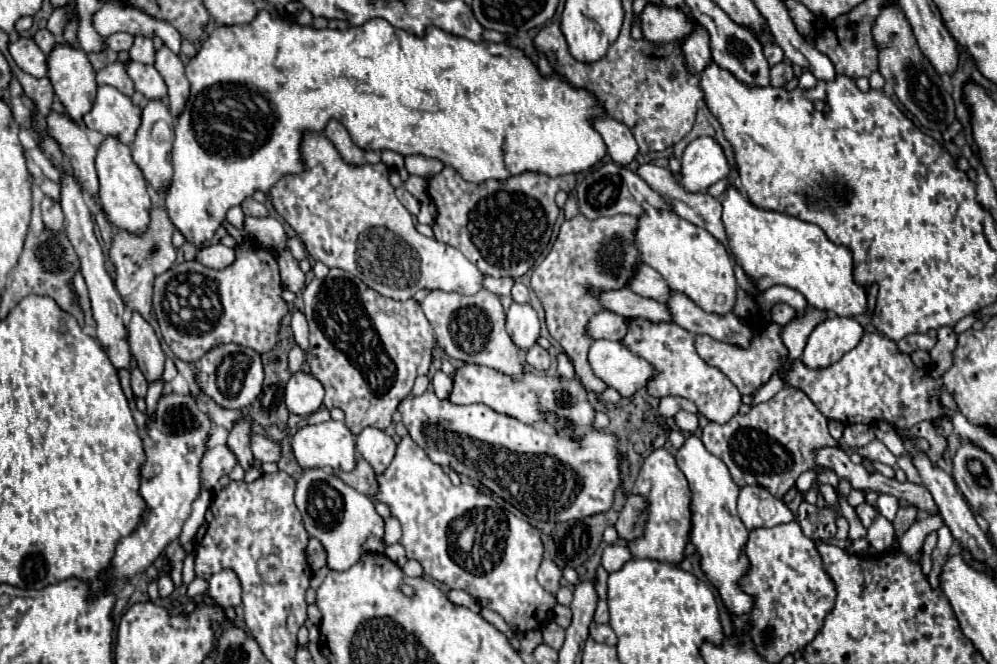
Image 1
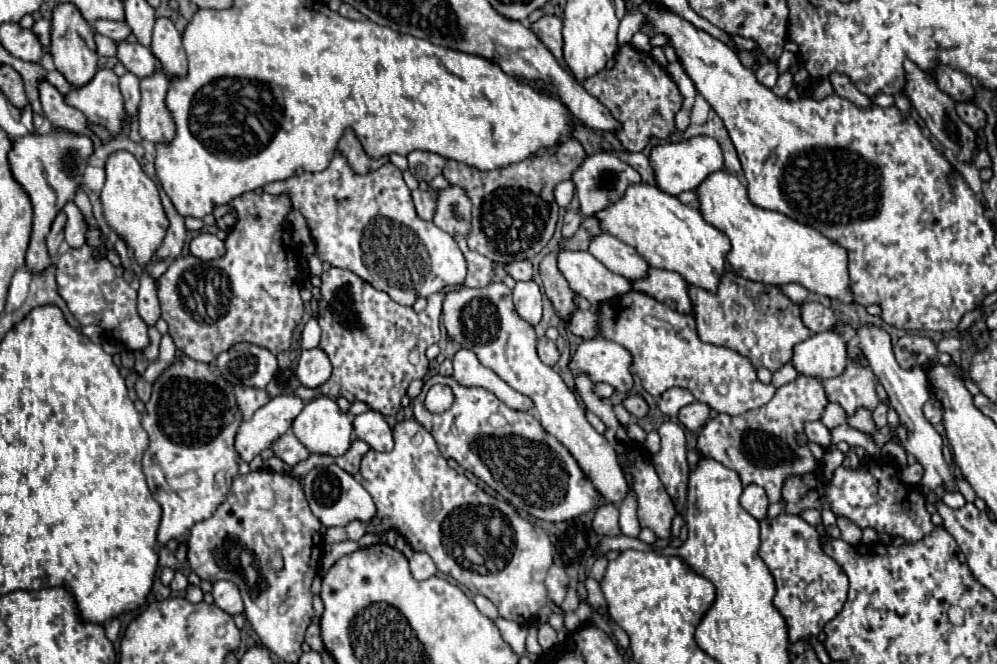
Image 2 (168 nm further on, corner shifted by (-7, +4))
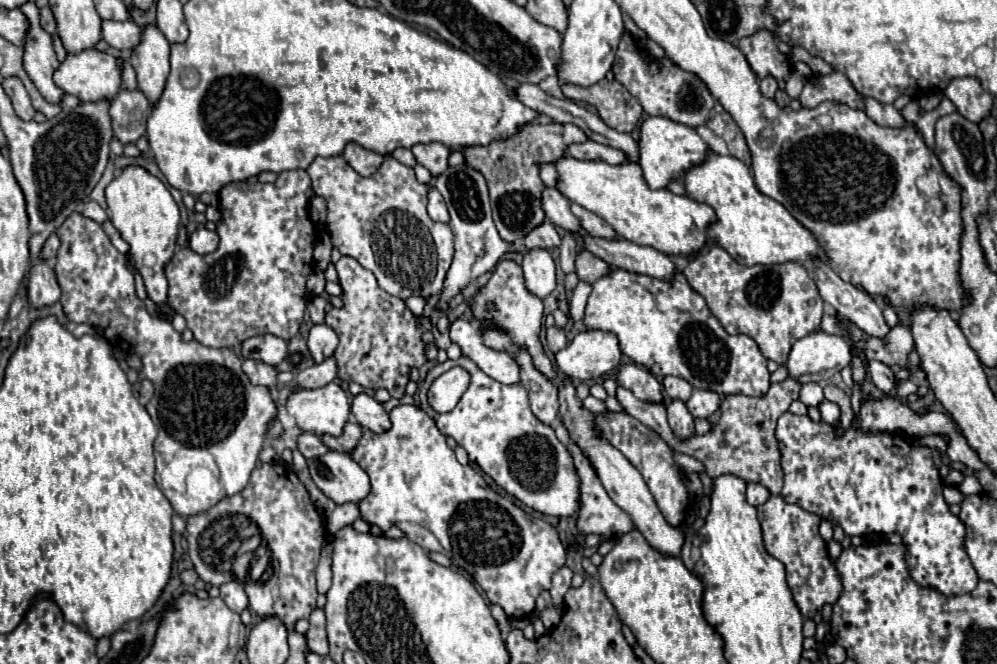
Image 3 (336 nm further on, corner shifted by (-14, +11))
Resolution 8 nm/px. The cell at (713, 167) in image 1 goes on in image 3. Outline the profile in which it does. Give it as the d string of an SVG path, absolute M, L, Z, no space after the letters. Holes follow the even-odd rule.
M662 116L646 118L640 126L640 168L644 170L644 180L650 188L666 188L672 180L684 178L694 166L702 164L712 152L710 146L700 138L696 128L672 122Z

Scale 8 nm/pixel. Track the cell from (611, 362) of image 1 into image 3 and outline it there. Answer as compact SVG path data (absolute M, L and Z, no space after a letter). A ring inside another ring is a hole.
M580 332L556 354L556 366L572 380L592 382L612 374L622 362L618 338L612 332Z

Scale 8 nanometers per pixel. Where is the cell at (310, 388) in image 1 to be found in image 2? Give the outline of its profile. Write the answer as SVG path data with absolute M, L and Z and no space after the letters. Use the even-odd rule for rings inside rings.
M321 347L301 351L297 377L305 387L319 387L331 377L331 363Z

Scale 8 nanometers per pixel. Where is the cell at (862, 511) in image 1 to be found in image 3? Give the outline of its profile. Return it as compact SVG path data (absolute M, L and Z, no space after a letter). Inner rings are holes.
M826 386L824 398L840 406L842 410L840 426L846 430L846 434L842 438L834 438L832 426L824 422L816 424L808 416L794 416L792 412L780 416L776 428L782 452L782 470L784 470L784 488L780 496L788 504L798 504L808 512L832 520L832 524L840 524L848 536L864 536L870 532L884 532L884 534L898 532L908 548L910 576L918 584L932 586L944 594L972 592L978 584L978 576L968 560L968 554L964 552L964 524L958 516L950 514L942 498L944 484L938 474L940 466L938 450L916 446L914 440L904 438L900 434L890 434L890 432L862 434L860 430L852 430L850 428L852 408L848 392L838 390L834 386Z

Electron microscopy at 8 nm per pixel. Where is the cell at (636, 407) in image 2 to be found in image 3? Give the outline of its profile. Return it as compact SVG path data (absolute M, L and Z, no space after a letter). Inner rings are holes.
M786 378L780 384L772 384L768 394L762 398L752 396L726 396L720 406L720 420L708 434L692 436L690 440L678 440L668 422L666 422L666 408L662 402L646 402L636 398L630 390L618 386L616 398L624 406L626 414L640 420L648 428L652 428L656 434L662 436L674 450L684 452L696 460L700 460L708 472L710 478L716 478L720 474L734 474L740 476L744 482L760 482L764 484L770 494L780 494L782 490L782 466L780 466L780 444L776 438L776 422L778 418L788 412L790 404L798 400L802 384L794 378Z

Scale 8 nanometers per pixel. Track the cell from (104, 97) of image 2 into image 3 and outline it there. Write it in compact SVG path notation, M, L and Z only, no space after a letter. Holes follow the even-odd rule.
M86 50L76 56L68 54L66 60L60 64L60 68L54 74L54 82L58 88L62 88L66 94L78 96L82 102L112 102L122 86L122 72L112 54L98 52L98 50Z

